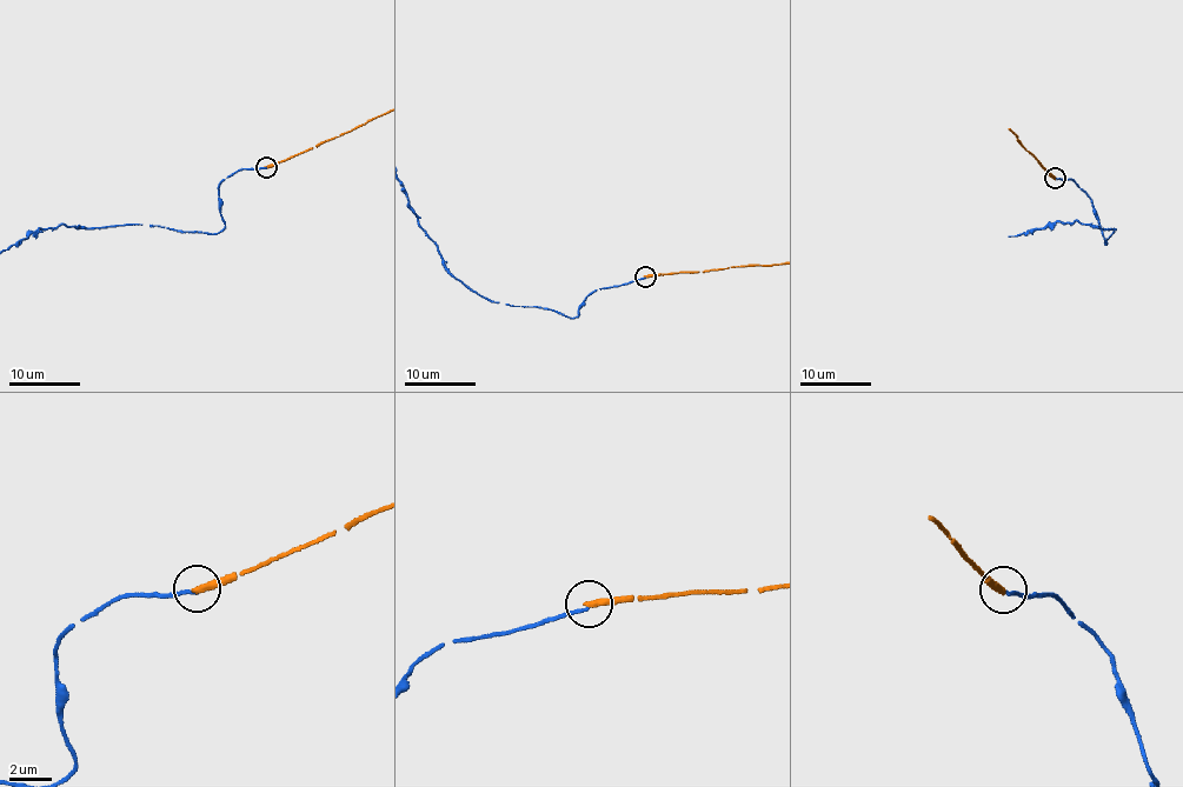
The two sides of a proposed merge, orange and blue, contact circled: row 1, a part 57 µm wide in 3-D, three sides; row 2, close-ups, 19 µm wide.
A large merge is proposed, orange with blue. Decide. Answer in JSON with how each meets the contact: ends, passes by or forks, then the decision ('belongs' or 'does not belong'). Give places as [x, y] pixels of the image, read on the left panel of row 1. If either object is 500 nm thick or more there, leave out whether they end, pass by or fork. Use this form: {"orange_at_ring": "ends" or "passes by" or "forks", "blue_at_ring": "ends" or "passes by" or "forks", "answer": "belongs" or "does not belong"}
{"orange_at_ring": "ends", "blue_at_ring": "ends", "answer": "does not belong"}

